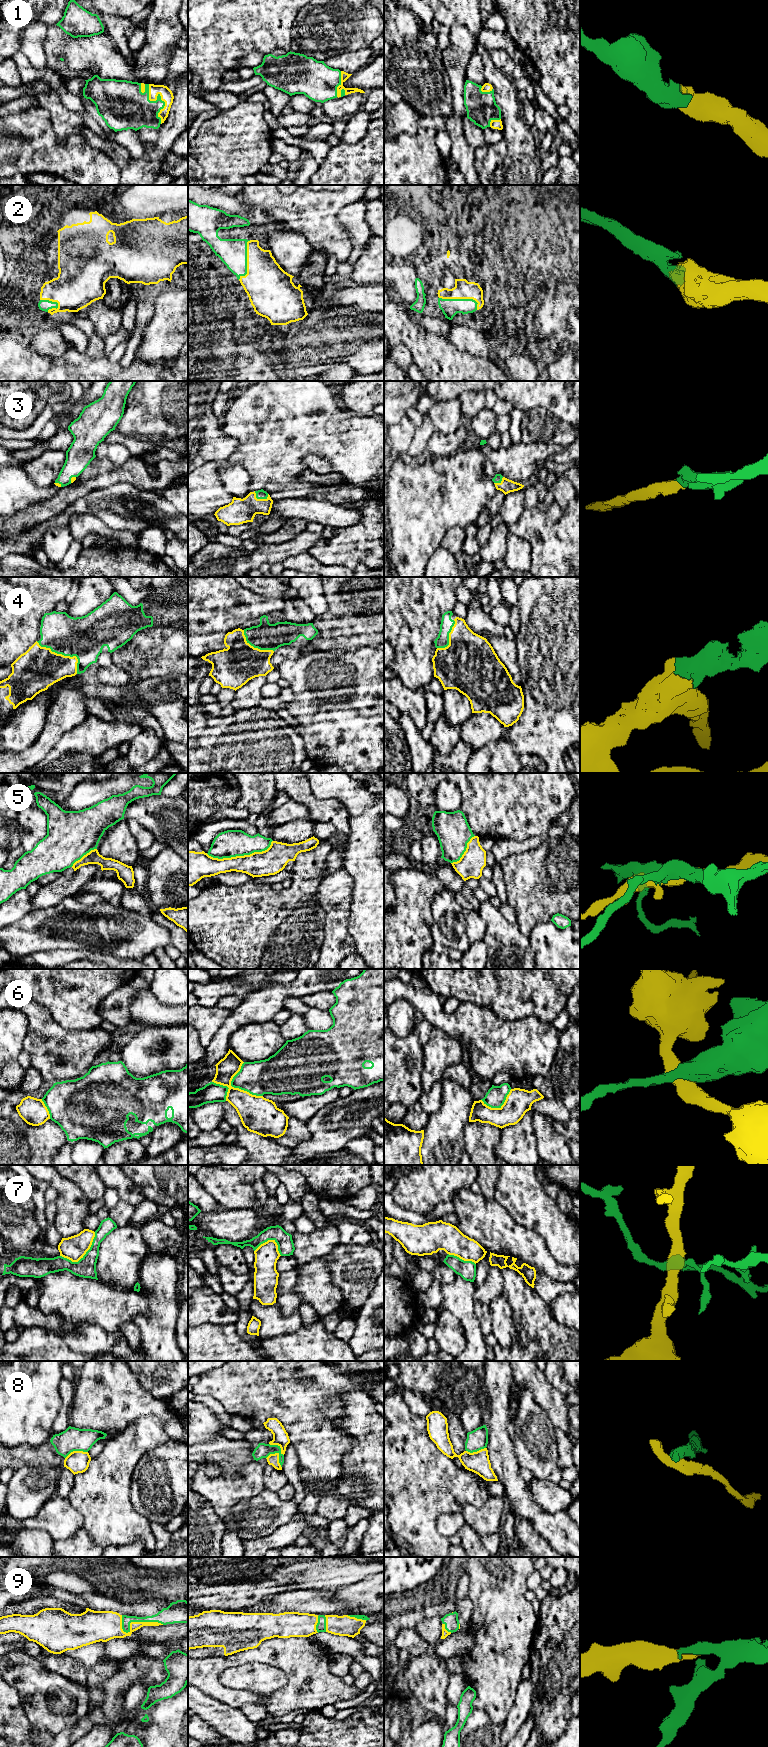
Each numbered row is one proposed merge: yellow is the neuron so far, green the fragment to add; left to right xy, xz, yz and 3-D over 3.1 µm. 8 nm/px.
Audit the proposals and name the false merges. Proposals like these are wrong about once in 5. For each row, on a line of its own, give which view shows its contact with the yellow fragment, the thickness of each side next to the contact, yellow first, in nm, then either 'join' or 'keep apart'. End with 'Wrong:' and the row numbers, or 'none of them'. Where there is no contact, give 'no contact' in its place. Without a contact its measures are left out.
1: meets yellow in xy; 100 nm thick on the yellow side, 300 nm on the other; join
2: meets yellow in yz; 150 nm thick on the yellow side, 140 nm on the other; join
3: meets yellow in xz; 200 nm thick on the yellow side, 80 nm on the other; join
4: meets yellow in xy; 340 nm thick on the yellow side, 340 nm on the other; join
5: meets yellow in xz; 200 nm thick on the yellow side, 220 nm on the other; keep apart
6: meets yellow in xz; 260 nm thick on the yellow side, 280 nm on the other; keep apart
7: meets yellow in xy; 190 nm thick on the yellow side, 160 nm on the other; keep apart
8: meets yellow in xz; 100 nm thick on the yellow side, 120 nm on the other; keep apart
9: meets yellow in xy; 240 nm thick on the yellow side, 110 nm on the other; join
Wrong: 5, 6, 7, 8

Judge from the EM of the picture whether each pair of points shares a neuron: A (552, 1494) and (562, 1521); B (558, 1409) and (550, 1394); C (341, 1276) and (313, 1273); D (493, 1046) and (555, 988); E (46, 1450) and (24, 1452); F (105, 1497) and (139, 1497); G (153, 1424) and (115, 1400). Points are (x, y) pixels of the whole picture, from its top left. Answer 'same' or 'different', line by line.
A: different
B: same
C: different
D: different
E: same
F: different
G: different

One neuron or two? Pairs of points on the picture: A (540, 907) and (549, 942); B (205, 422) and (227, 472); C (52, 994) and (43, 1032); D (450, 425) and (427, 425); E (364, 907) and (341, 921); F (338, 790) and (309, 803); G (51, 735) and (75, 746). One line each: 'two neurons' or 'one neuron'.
A: two neurons
B: one neuron
C: two neurons
D: two neurons
E: two neurons
F: two neurons
G: two neurons

